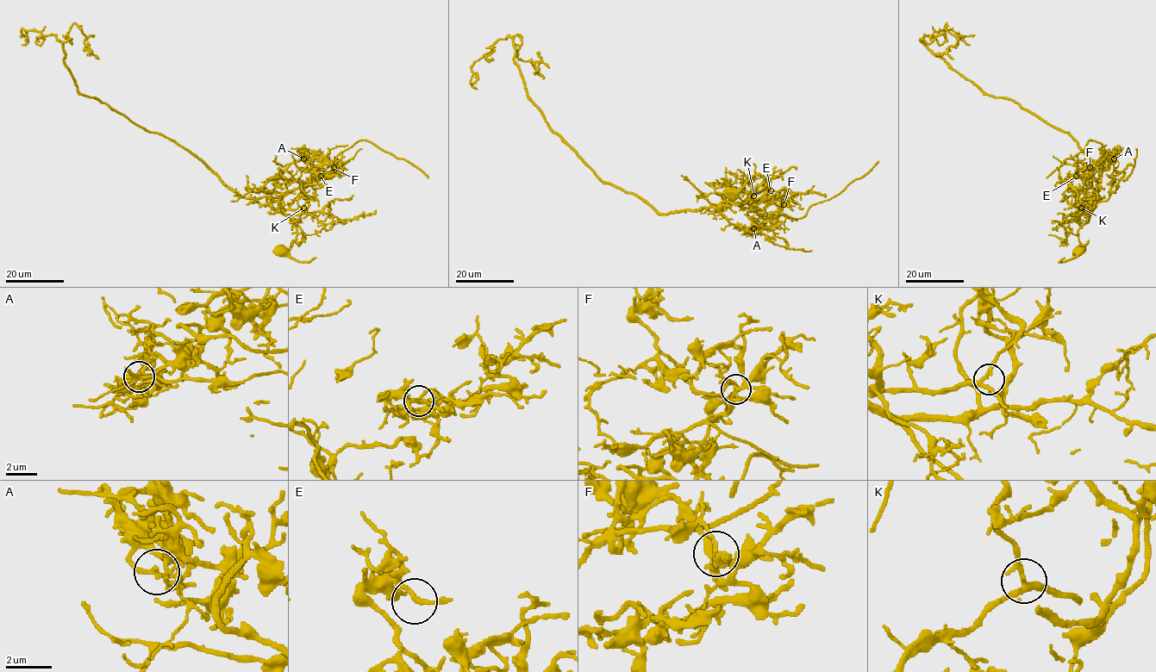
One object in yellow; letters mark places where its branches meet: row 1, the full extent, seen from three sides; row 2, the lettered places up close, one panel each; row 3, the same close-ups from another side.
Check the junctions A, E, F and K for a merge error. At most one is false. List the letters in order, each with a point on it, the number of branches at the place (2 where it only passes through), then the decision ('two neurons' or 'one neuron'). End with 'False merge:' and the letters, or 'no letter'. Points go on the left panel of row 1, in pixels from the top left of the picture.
A: (303, 158) | 3 | one neuron
E: (321, 176) | 3 | one neuron
F: (334, 167) | 3 | two neurons
K: (303, 208) | 3 | one neuron
False merge: F

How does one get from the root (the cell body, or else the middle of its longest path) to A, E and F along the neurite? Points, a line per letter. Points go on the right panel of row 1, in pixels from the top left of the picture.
A: (1078, 250), (1088, 241), (1080, 242), (1077, 230), (1096, 207), (1098, 164), (1107, 155), (1114, 158)
E: (1078, 250), (1088, 241), (1080, 242), (1077, 230), (1090, 220), (1095, 199), (1086, 190), (1087, 180), (1076, 176)
F: (1078, 250), (1088, 241), (1080, 242), (1077, 230), (1096, 207), (1100, 183), (1099, 166), (1090, 167)

